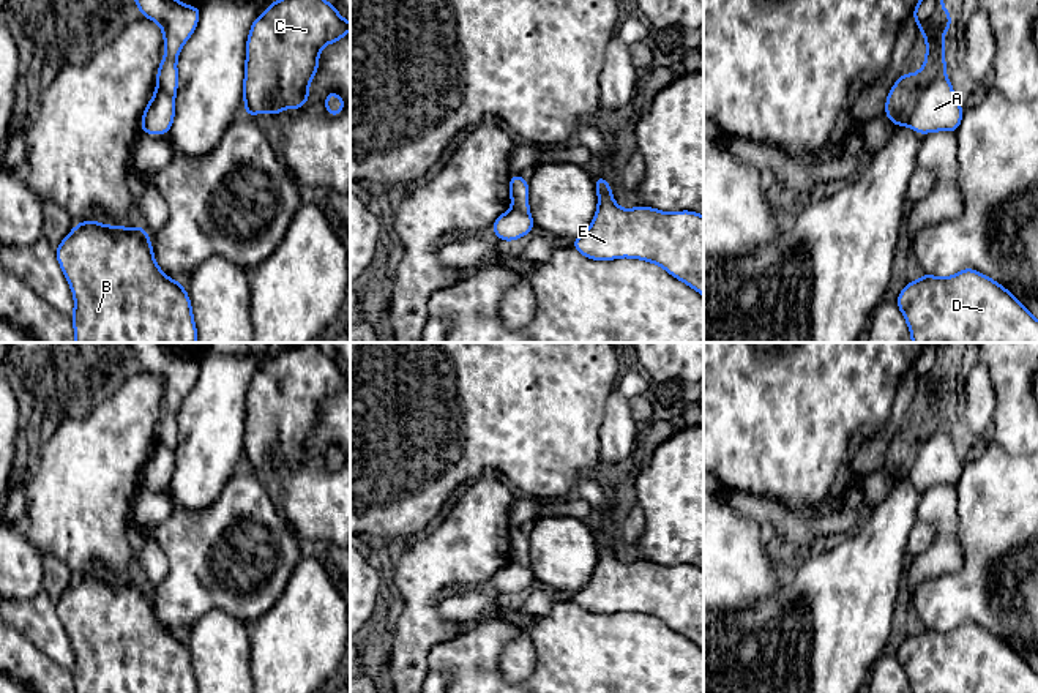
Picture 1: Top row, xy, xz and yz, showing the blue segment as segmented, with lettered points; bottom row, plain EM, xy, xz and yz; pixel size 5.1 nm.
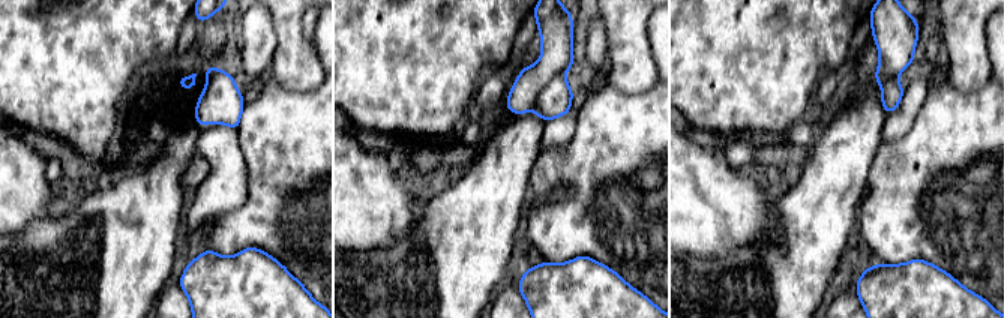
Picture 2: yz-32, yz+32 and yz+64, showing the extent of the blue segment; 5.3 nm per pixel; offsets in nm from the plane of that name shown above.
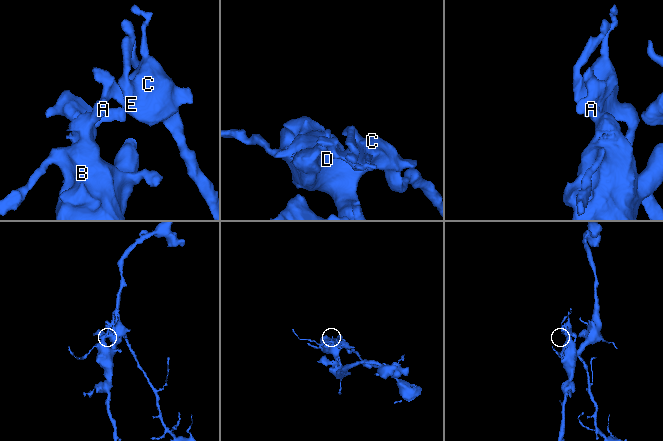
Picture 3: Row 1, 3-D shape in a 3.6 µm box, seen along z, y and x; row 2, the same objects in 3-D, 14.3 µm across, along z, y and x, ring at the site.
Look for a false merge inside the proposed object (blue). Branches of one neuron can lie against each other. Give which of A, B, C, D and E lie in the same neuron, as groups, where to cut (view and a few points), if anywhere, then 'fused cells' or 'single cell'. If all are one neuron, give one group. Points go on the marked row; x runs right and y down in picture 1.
groups A B D / C E; cut yz (942, 74), (925, 90), (907, 123); fused cells

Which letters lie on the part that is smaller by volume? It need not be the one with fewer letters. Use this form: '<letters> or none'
C, E

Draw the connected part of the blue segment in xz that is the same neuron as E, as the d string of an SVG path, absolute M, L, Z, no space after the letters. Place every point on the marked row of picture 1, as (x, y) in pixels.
M593 178L598 210L590 227L569 245L593 260L633 257L658 264L704 297L704 216L645 205L625 210L614 202L606 178Z

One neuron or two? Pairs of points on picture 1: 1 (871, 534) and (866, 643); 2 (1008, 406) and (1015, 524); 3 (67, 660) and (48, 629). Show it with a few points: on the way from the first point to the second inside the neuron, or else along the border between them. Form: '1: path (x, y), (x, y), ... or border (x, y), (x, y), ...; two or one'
1: path (869, 561), (866, 565), (866, 616); one
2: border (989, 439), (1005, 450), (1021, 455); two
3: path (62, 652), (49, 636); one

